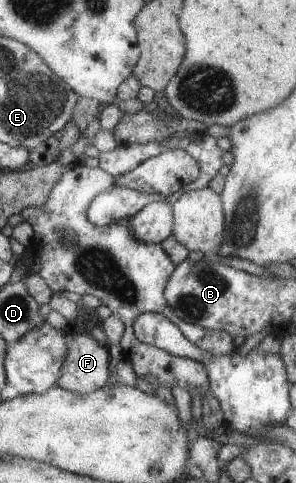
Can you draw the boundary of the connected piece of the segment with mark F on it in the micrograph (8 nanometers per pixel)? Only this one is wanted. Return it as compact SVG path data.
M72 335L56 386L89 395L108 384L110 354L91 335Z

